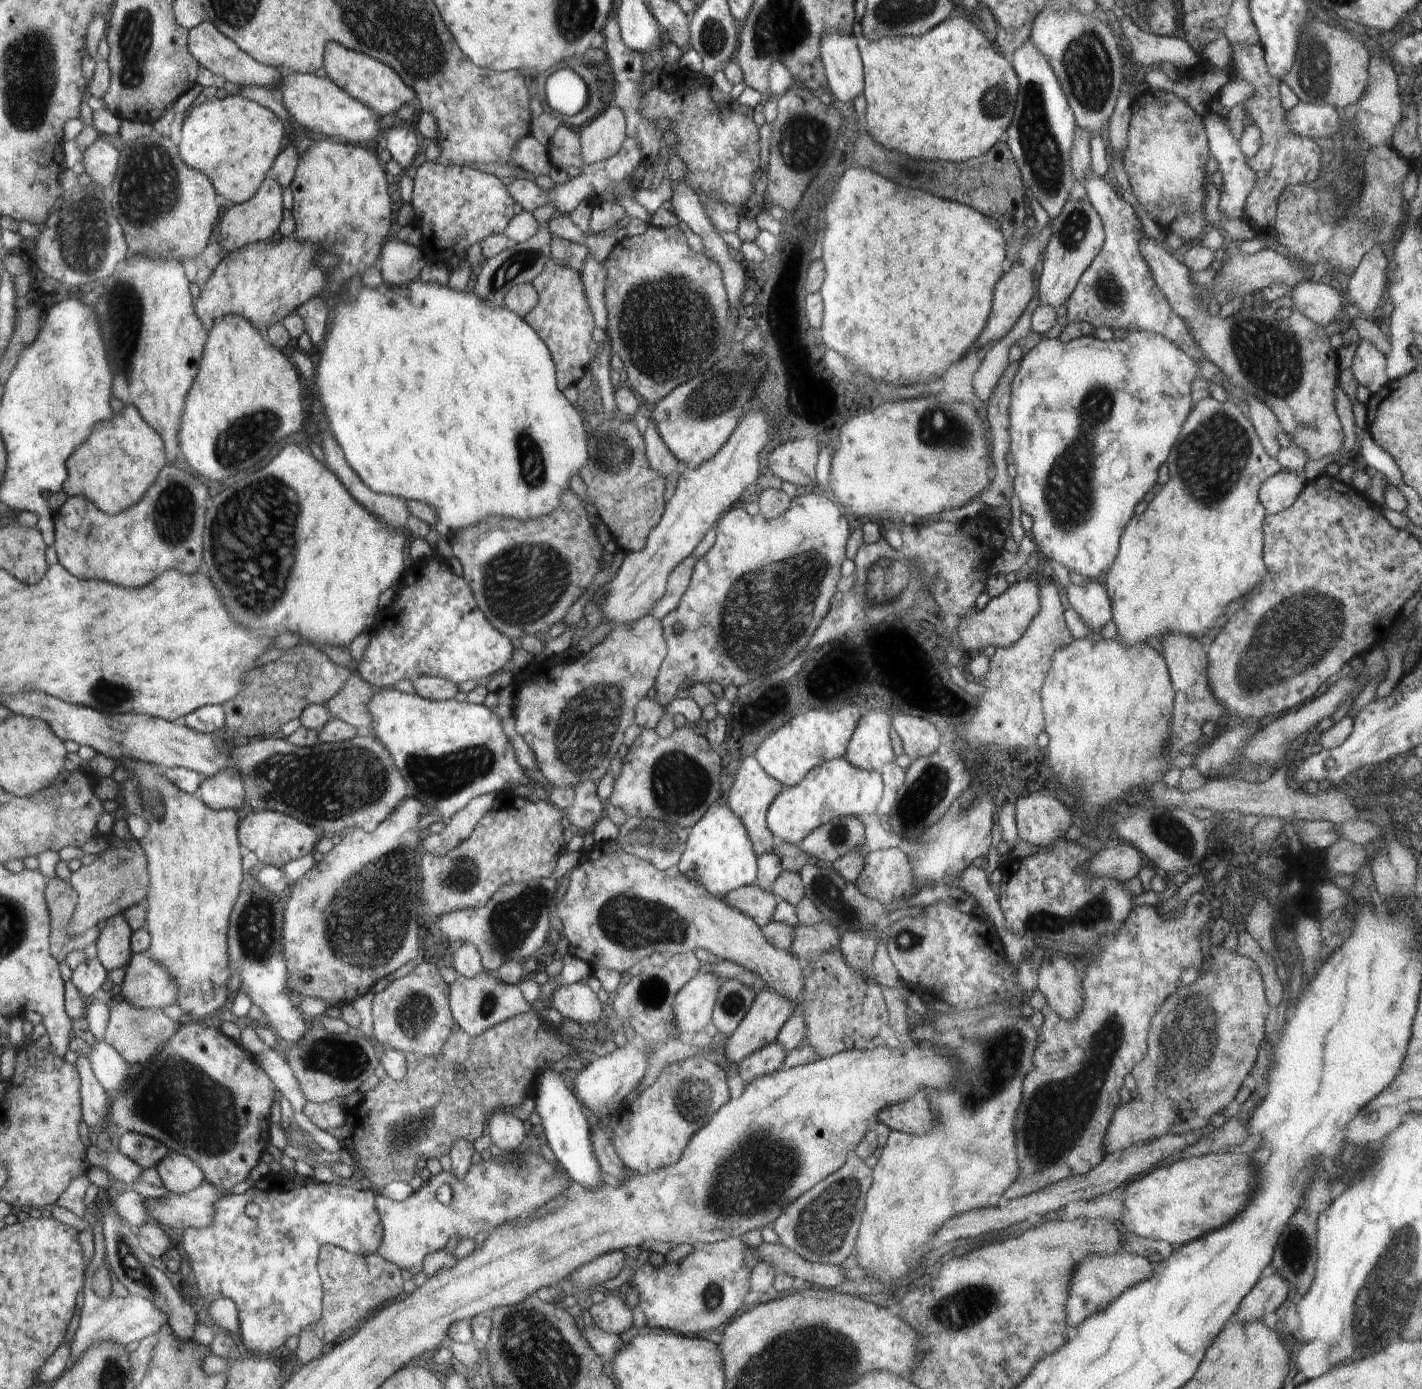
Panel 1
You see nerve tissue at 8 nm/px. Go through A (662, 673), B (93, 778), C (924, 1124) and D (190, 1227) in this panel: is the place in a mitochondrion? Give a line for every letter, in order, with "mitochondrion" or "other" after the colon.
A: other
B: other
C: other
D: other

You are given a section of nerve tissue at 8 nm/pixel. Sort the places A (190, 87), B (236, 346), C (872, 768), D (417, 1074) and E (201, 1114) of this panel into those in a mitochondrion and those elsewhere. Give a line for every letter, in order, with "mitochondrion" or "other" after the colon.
A: other
B: other
C: other
D: other
E: mitochondrion

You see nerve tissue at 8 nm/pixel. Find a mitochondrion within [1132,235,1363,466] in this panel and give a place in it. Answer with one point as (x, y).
(1267, 353)

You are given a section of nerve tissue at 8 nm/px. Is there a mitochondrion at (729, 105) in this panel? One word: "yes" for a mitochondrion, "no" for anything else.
no

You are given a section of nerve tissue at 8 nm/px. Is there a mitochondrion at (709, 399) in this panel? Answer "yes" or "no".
yes

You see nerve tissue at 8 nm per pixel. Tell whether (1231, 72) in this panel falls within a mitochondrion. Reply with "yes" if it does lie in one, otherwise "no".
no

